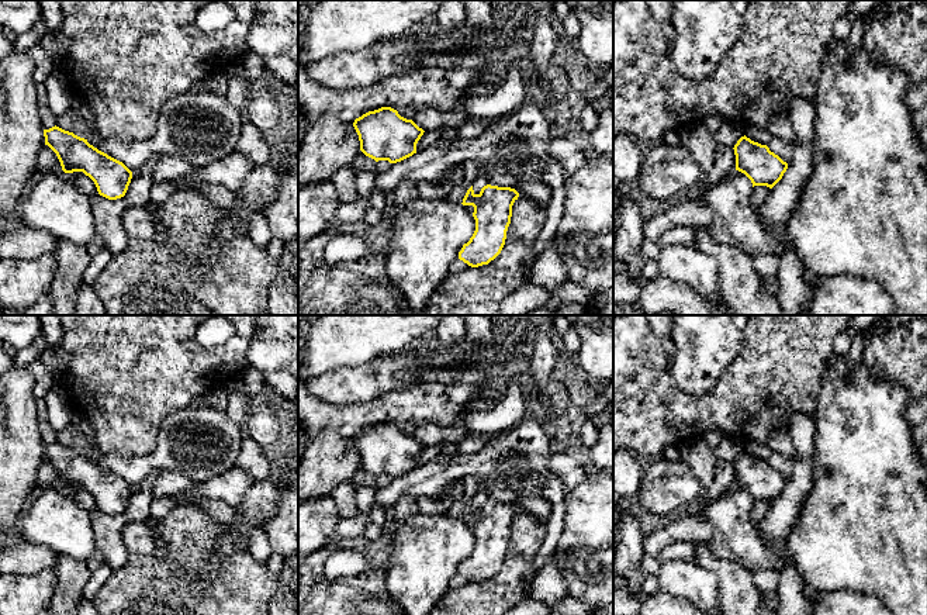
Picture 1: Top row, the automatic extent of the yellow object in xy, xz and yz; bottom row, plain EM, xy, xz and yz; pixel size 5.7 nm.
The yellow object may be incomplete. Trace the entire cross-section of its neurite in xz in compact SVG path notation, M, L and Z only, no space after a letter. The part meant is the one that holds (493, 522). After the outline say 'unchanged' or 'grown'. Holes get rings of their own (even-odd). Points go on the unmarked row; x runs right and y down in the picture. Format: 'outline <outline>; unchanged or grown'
outline M491 500L484 501L478 509L473 501L467 505L461 519L474 522L475 546L459 567L460 576L478 583L488 580L501 569L511 539L512 521L518 512L515 504Z; unchanged

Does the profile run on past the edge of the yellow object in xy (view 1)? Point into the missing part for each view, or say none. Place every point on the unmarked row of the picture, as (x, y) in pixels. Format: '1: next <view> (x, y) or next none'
1: next none

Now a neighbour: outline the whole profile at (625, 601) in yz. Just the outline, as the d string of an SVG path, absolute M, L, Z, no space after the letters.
M627 585L613 588L613 615L706 615L692 602L664 592L634 592Z

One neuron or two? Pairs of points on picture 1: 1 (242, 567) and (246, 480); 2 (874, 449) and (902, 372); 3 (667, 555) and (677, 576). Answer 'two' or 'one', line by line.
1: two
2: two
3: two

